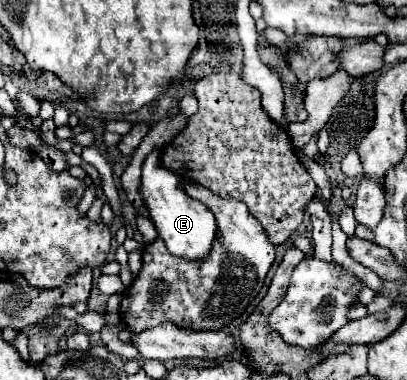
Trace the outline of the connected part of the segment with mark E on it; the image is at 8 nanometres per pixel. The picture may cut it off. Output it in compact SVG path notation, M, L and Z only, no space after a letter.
M154 149L144 161L142 189L140 189L142 197L146 199L146 209L150 213L150 219L154 221L160 239L166 243L172 255L182 257L186 261L204 261L210 255L218 225L212 211L204 203L188 197L184 191L178 189L178 181L180 181L178 177L166 173L166 169L158 165L158 149Z

